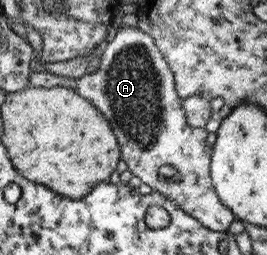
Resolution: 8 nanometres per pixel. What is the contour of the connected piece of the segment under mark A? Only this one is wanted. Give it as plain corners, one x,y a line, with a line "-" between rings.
122,25
98,58
99,69
77,79
47,71
31,72
27,87
73,88
105,116
115,133
120,159
141,184
165,196
203,227
211,231
227,230
237,217
219,202
209,177
211,148
205,141
208,129
191,127
186,122
171,71
153,40
136,27

